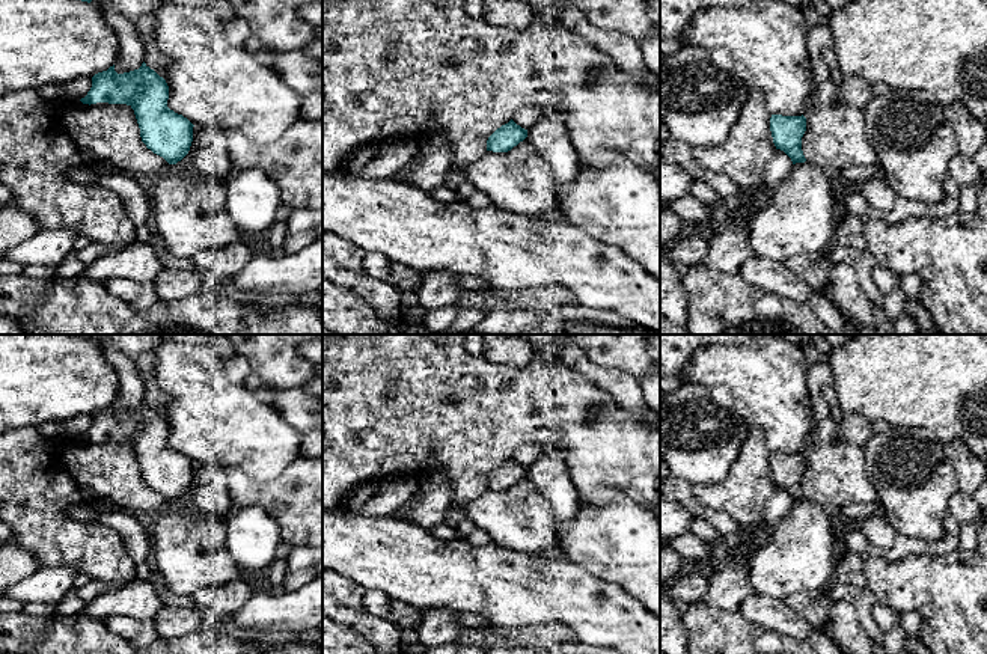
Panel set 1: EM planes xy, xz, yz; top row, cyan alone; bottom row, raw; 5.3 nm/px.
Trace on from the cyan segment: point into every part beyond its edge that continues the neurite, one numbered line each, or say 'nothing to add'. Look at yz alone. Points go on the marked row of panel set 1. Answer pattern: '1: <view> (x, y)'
1: yz (797, 217)

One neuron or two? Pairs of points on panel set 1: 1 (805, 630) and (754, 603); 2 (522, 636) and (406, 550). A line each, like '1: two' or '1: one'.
1: one
2: two

